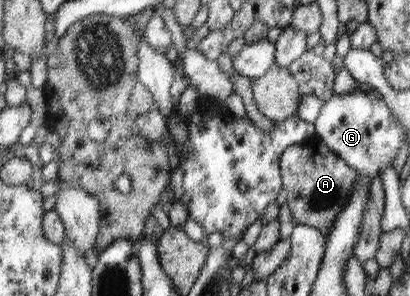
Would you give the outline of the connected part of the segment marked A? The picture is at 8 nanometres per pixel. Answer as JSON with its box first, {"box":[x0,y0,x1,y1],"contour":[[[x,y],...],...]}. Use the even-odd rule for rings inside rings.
{"box":[281,137,358,235],"contour":[[[316,137],[304,144],[287,148],[281,157],[282,188],[288,191],[287,205],[294,222],[312,225],[326,235],[338,217],[340,209],[348,202],[354,183],[358,181],[357,171],[349,168],[345,161],[335,155]]]}

